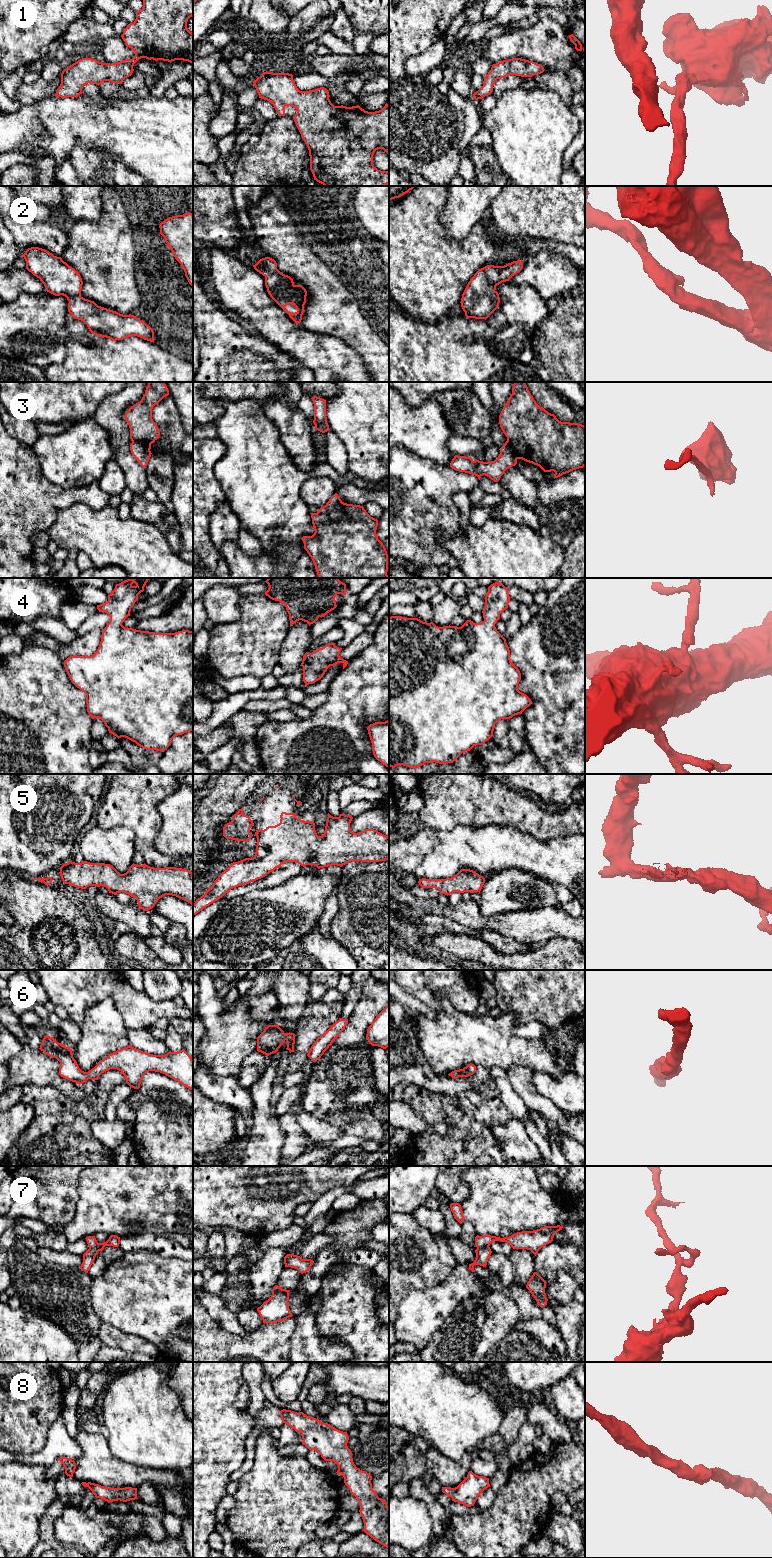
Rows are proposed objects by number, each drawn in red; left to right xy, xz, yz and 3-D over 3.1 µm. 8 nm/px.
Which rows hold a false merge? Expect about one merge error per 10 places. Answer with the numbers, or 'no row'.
3, 7

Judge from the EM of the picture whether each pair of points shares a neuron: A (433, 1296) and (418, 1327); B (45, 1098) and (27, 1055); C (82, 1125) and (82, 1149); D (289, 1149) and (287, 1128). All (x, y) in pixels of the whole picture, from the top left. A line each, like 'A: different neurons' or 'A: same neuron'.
A: same neuron
B: different neurons
C: same neuron
D: same neuron

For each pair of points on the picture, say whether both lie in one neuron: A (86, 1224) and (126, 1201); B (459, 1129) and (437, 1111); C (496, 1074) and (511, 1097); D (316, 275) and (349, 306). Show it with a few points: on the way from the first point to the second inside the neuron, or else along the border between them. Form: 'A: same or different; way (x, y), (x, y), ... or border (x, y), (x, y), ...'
A: same; way (96, 1214), (110, 1201), (116, 1201)
B: same; way (454, 1124), (442, 1114)
C: same; way (501, 1080), (507, 1091)
D: same; way (322, 284), (340, 302)

